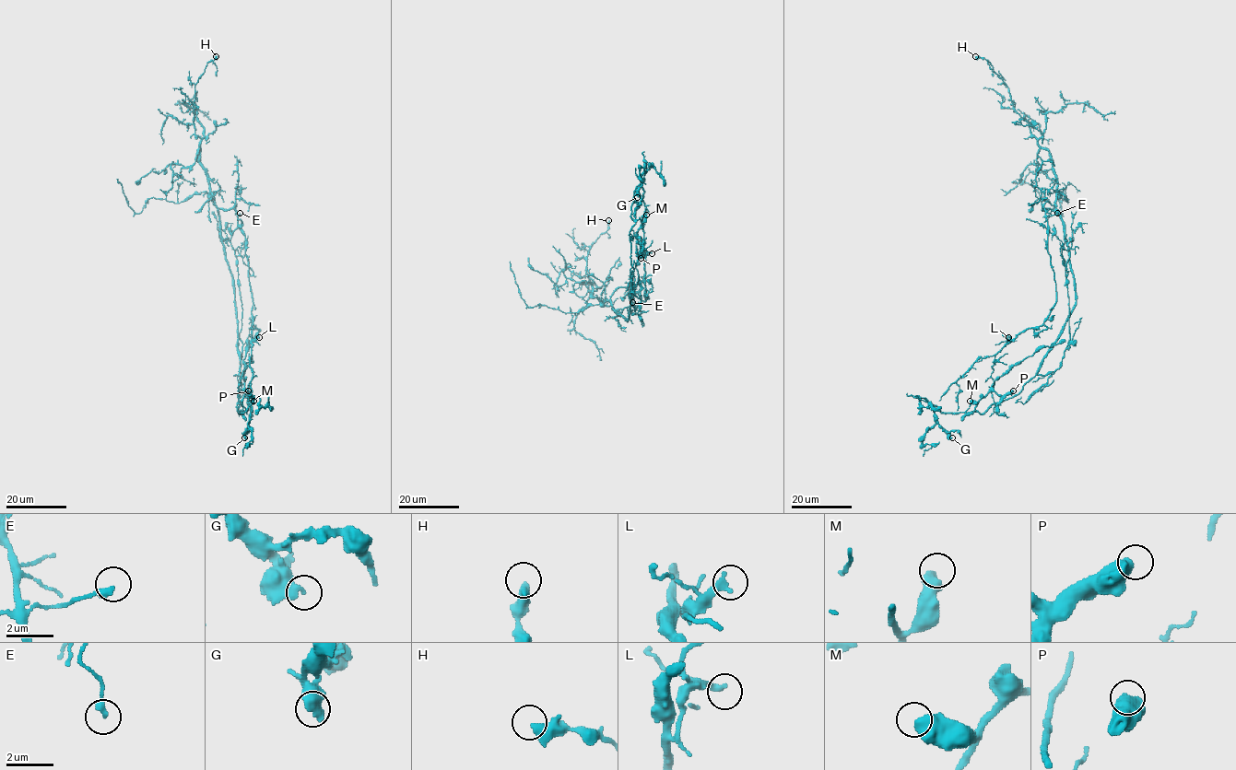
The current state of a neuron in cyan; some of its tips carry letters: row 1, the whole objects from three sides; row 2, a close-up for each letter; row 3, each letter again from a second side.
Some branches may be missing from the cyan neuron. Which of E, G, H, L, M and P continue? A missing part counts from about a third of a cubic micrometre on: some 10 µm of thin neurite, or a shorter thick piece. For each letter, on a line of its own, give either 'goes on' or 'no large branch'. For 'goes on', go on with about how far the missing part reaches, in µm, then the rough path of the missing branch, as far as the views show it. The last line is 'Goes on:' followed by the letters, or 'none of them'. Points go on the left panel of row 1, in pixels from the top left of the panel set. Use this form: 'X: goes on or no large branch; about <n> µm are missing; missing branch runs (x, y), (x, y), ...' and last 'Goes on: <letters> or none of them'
E: no large branch
G: no large branch
H: no large branch
L: no large branch
M: no large branch
P: no large branch
Goes on: none of them

